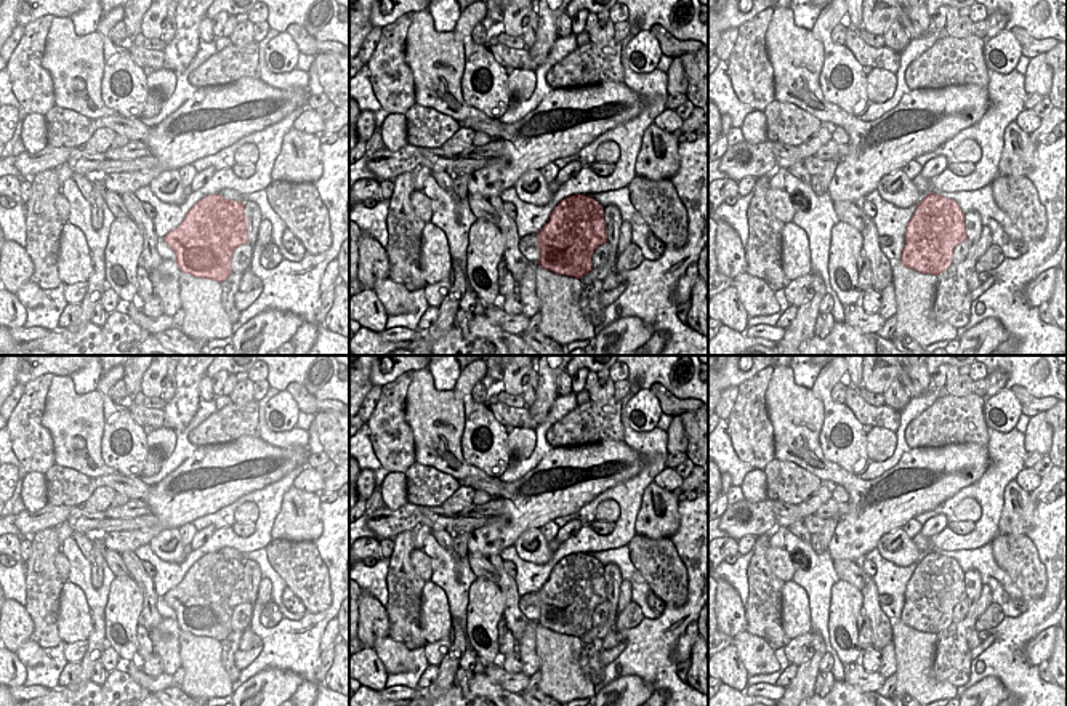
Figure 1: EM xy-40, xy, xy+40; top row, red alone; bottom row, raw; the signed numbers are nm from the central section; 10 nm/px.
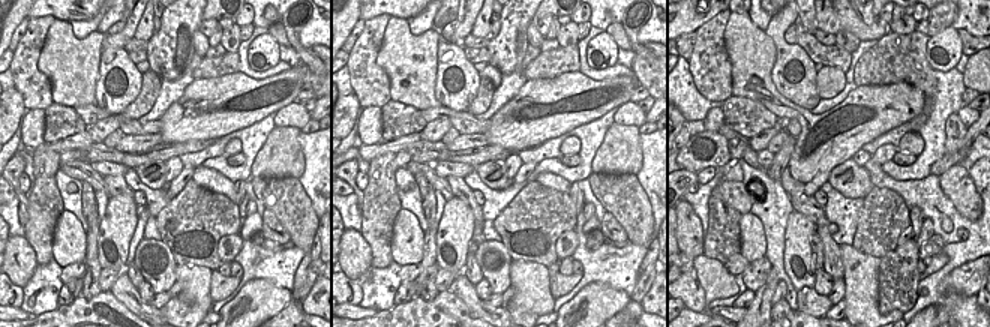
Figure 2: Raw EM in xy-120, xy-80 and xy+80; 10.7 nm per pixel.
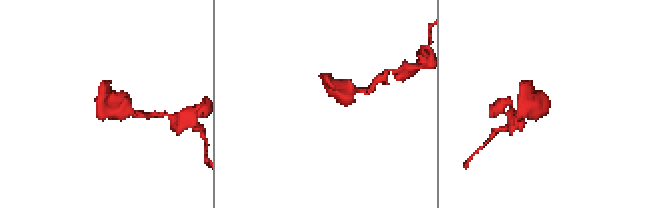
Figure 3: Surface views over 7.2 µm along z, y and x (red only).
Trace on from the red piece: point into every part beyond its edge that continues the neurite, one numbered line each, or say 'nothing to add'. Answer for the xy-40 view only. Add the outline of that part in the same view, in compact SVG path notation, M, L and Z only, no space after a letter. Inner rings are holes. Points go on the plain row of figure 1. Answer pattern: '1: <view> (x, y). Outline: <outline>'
nothing to add.

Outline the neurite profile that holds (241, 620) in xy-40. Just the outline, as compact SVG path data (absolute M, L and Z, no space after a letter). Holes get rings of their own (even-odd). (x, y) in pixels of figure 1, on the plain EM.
M250 602L237 605L232 612L231 629L245 631L247 628L250 628L252 615L253 615L253 605Z

